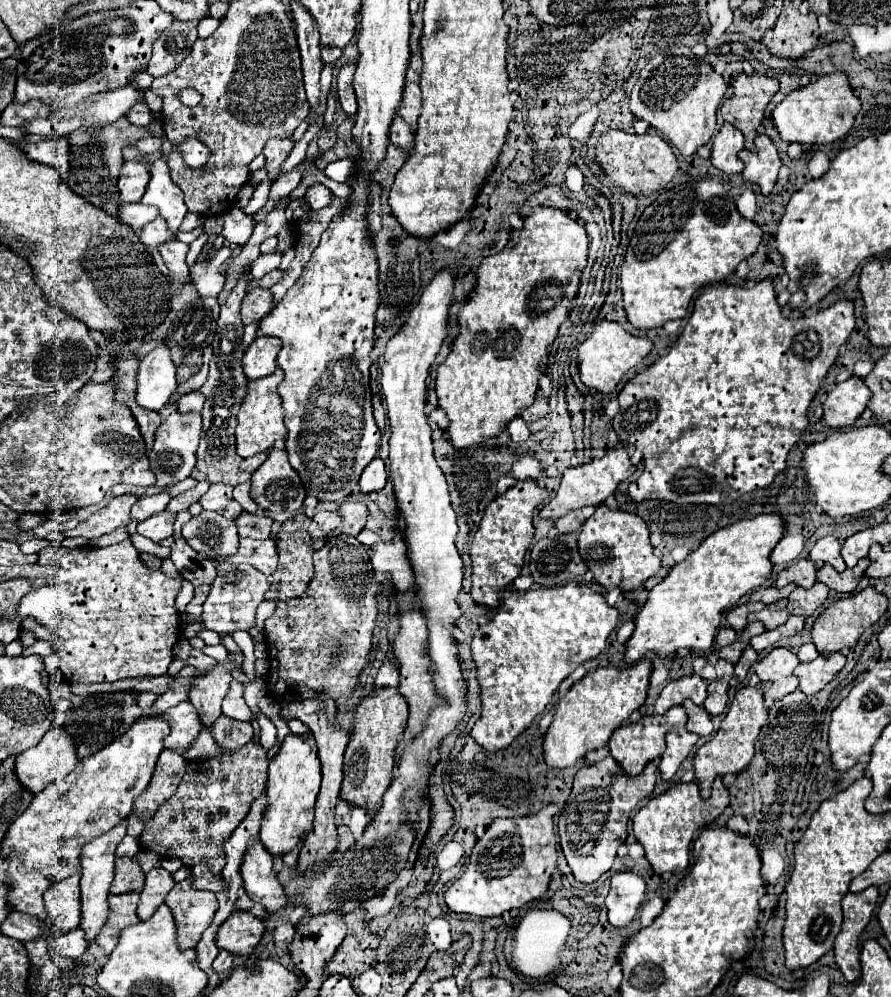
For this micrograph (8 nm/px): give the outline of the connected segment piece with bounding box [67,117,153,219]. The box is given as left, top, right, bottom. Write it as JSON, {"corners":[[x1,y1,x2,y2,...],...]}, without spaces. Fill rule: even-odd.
{"corners":[[121,117,117,123,111,123,107,127,95,127,95,129,79,129,69,135,71,143,71,175,69,175,69,187,87,199,91,205,99,207,101,211,113,215,119,219,119,207,121,199,117,193,117,177,123,165,121,149,131,145,131,141,139,141,143,137,153,137,153,131,149,127,135,127,129,123,127,117]]}

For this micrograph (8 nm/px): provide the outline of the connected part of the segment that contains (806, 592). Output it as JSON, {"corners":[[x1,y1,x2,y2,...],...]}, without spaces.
{"corners":[[815,583,811,589,801,589,797,587,787,603,787,611,791,615,803,615,809,617,815,613,815,609,819,609,823,605,823,601,827,599,829,589,823,583]]}

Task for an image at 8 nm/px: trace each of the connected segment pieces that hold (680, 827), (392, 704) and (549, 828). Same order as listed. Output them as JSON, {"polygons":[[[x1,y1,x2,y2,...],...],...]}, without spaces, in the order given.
{"polygons":[[[721,779,715,781,713,793,709,799,701,799,697,783,677,783,667,789,663,795,653,797,643,809,639,809,633,817,633,833,635,839,643,845,645,857,649,859,653,871,657,875,665,871,685,871,689,865,689,845,697,829,713,823,723,809,729,805,729,793]],[[381,687,375,689,373,695,365,697,355,711,353,735,345,751,345,779,341,785,341,799,365,809,369,815,375,815,379,811,383,793,391,785,395,769,395,749,401,733,407,727,407,709,407,701,397,691,397,687]],[[547,805,535,815,495,819,477,841,465,873,449,885,445,893,447,907,455,913,499,917,505,911,541,899,547,893,551,875,557,871,557,839,553,825,557,811,557,805]]]}

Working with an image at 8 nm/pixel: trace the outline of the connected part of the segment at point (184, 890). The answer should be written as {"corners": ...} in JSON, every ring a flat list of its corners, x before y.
{"corners":[[187,877,185,881,175,883,175,887,169,891,165,903,177,921,179,947,195,949,195,945,201,939,201,933,213,921,213,915,217,909,215,895,211,891,193,889,191,877]]}

